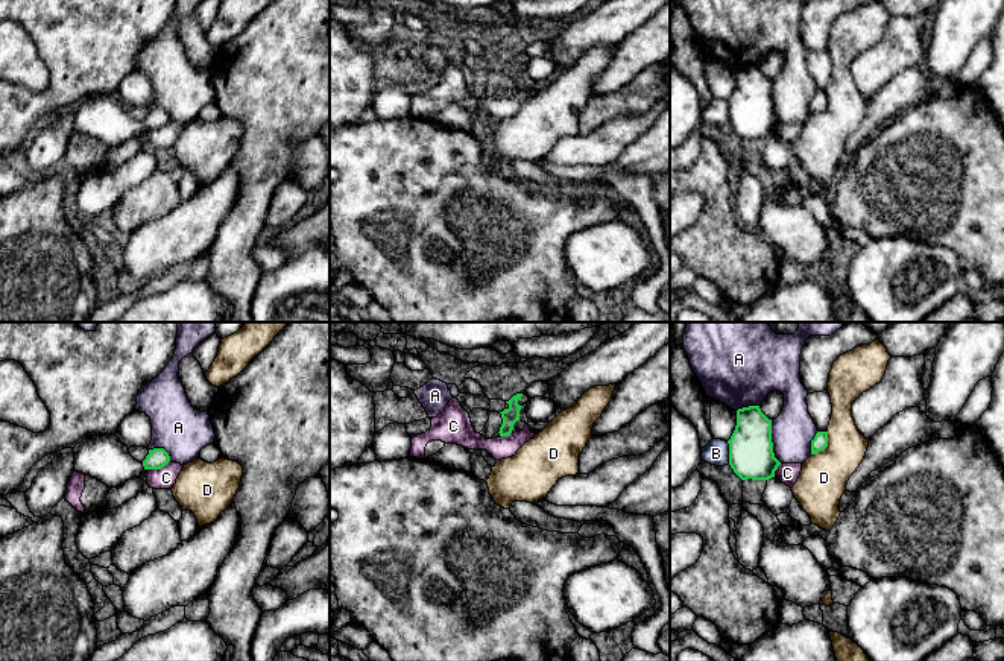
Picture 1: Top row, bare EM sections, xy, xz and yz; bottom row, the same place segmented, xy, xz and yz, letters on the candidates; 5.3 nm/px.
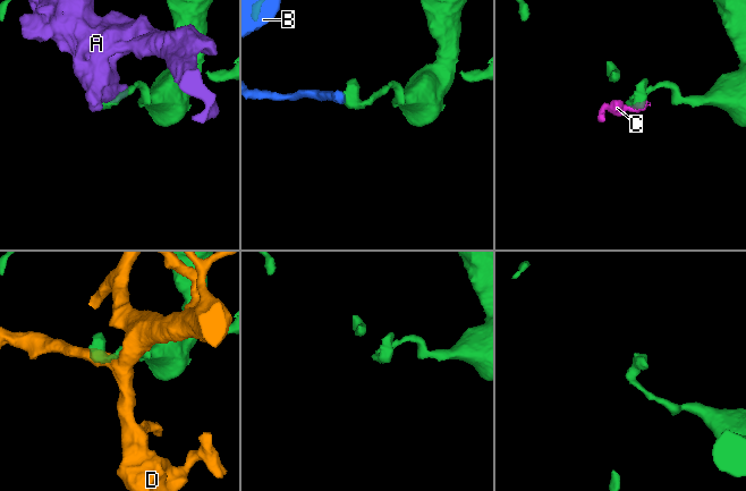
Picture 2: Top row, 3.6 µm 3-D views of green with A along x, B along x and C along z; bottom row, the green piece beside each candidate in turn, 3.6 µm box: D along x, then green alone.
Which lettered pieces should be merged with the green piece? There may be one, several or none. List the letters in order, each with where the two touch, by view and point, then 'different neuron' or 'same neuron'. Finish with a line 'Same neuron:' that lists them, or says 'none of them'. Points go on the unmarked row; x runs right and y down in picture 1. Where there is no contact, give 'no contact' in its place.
A: contact yz (770, 94); different neuron
B: contact yz (729, 113); different neuron
C: contact xy (158, 128); different neuron
D: contact yz (827, 105); different neuron
Same neuron: none of them

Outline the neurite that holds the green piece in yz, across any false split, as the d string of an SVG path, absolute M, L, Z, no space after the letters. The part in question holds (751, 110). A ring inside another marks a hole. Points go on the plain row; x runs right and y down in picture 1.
M759 65L737 70L737 85L728 100L729 125L741 140L769 140L781 122L775 117L772 79Z

